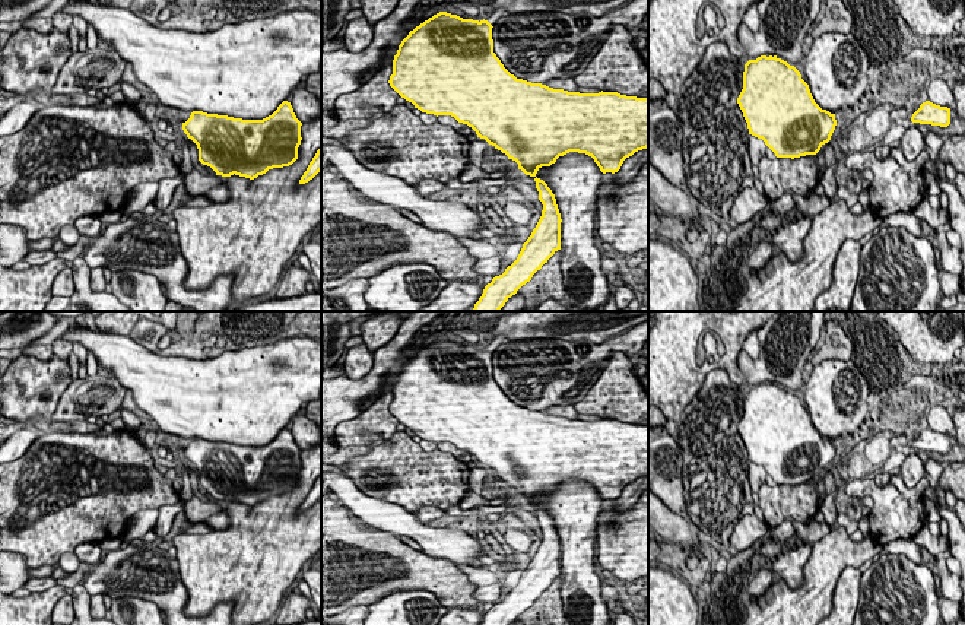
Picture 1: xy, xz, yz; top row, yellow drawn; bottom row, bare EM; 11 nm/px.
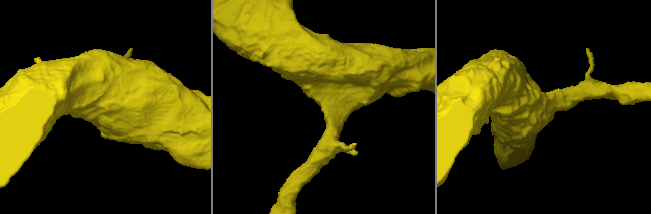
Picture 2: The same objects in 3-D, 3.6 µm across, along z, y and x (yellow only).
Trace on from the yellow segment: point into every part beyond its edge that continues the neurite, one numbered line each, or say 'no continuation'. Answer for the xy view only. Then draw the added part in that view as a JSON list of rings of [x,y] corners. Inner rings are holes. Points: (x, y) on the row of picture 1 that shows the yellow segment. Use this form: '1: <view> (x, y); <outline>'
no continuation

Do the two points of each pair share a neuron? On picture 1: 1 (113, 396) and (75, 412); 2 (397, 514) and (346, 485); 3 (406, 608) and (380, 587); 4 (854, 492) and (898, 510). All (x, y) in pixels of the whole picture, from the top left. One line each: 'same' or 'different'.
1: same
2: same
3: different
4: same

